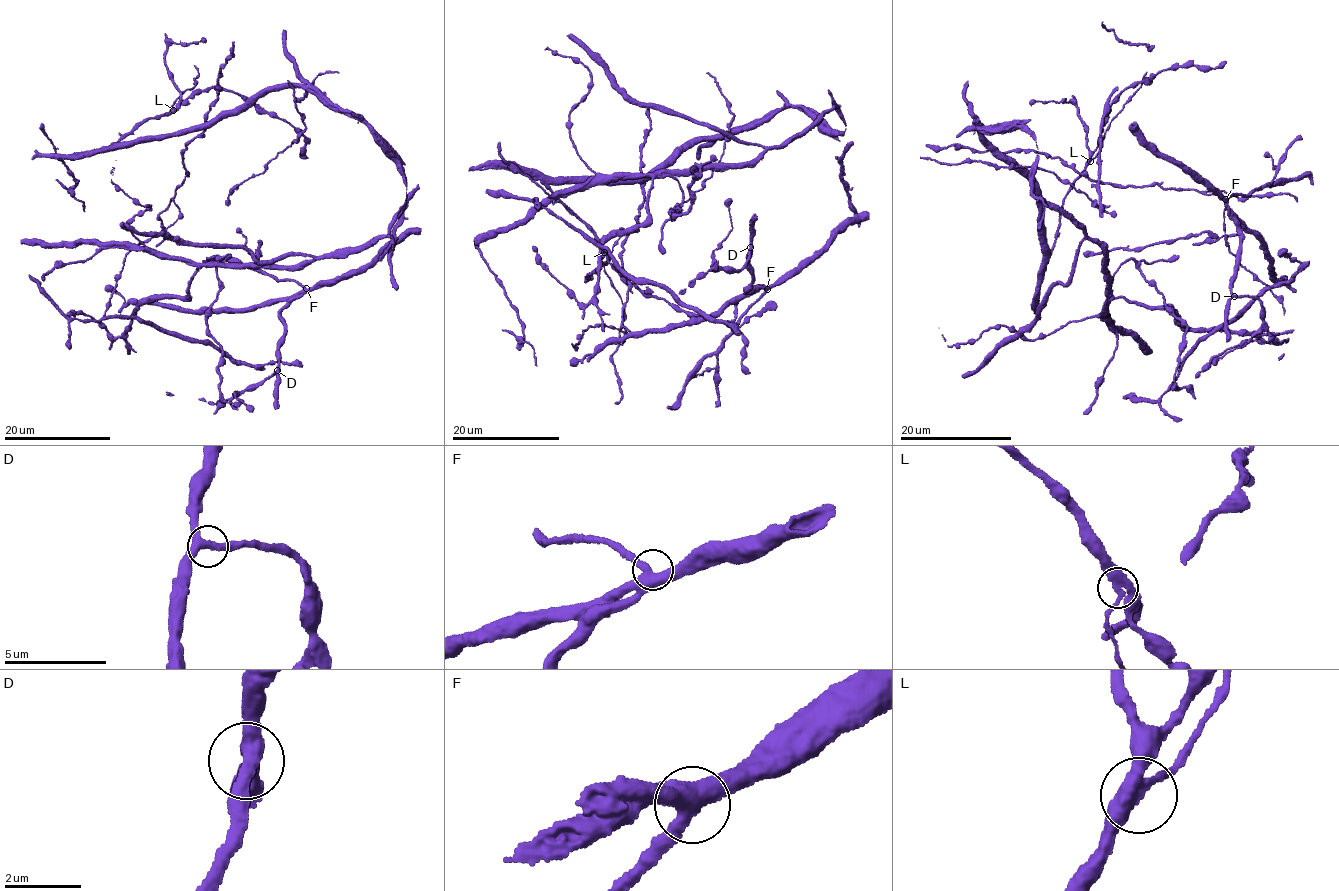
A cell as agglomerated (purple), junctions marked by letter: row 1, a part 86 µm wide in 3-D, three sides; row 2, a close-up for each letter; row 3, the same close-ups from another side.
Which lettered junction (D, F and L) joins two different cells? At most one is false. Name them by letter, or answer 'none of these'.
L

